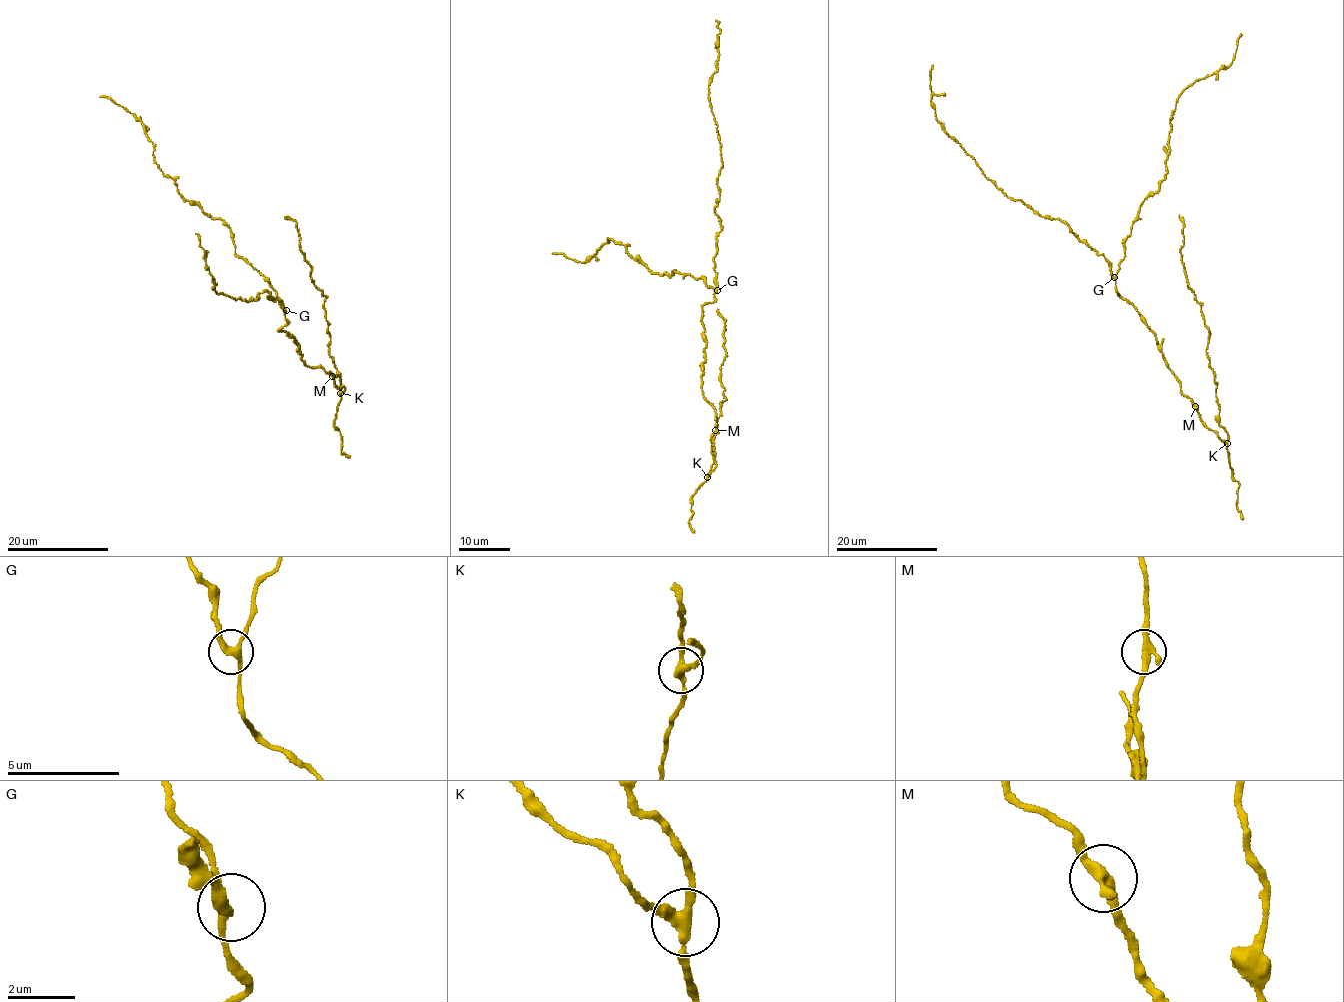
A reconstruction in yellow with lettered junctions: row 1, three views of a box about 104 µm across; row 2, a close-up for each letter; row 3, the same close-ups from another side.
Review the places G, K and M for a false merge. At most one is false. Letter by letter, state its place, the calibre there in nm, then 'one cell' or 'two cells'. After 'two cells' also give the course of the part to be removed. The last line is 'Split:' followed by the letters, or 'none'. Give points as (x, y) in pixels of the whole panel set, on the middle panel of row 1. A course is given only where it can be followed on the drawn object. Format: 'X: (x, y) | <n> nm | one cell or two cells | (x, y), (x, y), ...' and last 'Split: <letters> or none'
G: (717, 290) | 240 nm | one cell
K: (707, 477) | 280 nm | two cells | (706, 477), (714, 461), (711, 437), (726, 399), (720, 369), (727, 353), (723, 334), (726, 321), (717, 309)
M: (715, 430) | 320 nm | one cell
Split: K

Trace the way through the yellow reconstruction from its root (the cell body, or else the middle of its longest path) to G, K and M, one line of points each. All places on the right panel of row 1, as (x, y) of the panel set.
G: (1155, 336), (1133, 305), (1119, 296), (1114, 277)
K: (1155, 336), (1162, 357), (1178, 381), (1182, 393), (1188, 396), (1206, 427), (1227, 443)
M: (1155, 336), (1162, 357), (1178, 381), (1182, 393), (1195, 406)

